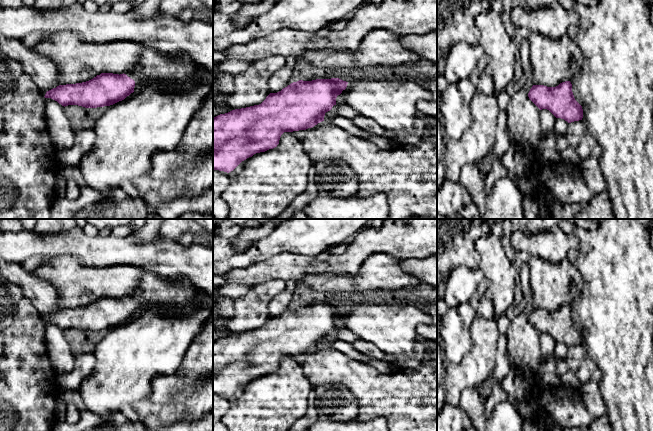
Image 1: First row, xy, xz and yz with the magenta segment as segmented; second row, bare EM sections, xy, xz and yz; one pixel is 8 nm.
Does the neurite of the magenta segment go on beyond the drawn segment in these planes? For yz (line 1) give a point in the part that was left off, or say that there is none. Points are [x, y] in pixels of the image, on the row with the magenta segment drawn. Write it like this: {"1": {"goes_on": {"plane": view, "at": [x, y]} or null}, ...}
{"1": {"goes_on": null}}

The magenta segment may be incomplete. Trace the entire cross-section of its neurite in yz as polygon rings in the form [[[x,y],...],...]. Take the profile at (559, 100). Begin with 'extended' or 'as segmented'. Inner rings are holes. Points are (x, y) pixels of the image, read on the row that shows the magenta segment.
as segmented | [[[570,81],[556,87],[533,85],[528,93],[529,99],[540,109],[549,110],[556,118],[568,123],[582,120],[582,106],[575,100]]]

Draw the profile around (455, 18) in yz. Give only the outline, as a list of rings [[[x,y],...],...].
[[[437,0],[437,63],[458,42],[478,44],[475,17],[490,8],[489,0]]]

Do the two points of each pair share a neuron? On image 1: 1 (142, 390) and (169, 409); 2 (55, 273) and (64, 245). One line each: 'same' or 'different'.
1: different
2: different

